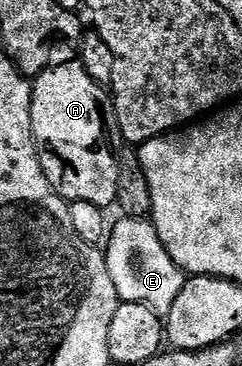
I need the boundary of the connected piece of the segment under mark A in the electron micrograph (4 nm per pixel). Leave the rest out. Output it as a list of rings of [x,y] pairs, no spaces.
[[[73,60],[45,70],[32,82],[32,132],[34,141],[39,147],[54,153],[54,158],[62,162],[59,170],[51,169],[48,177],[54,183],[58,195],[67,203],[83,202],[96,204],[103,208],[113,207],[117,203],[116,184],[120,181],[120,135],[118,133],[118,117],[114,111],[114,99],[111,91],[103,83],[92,80],[88,72],[84,72],[81,61]]]

